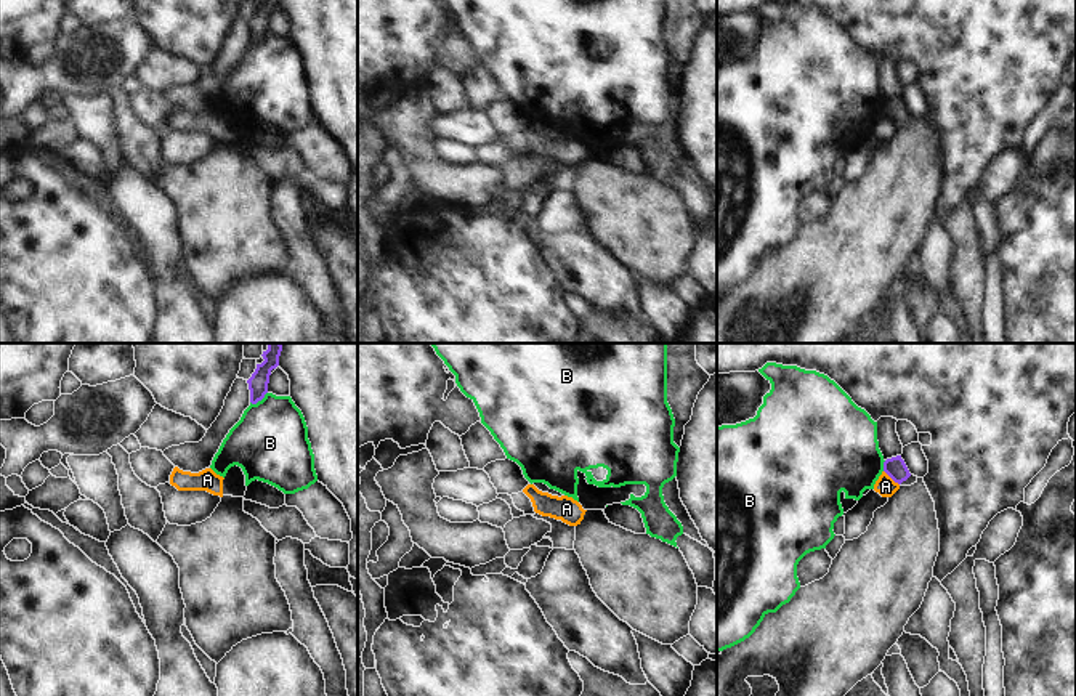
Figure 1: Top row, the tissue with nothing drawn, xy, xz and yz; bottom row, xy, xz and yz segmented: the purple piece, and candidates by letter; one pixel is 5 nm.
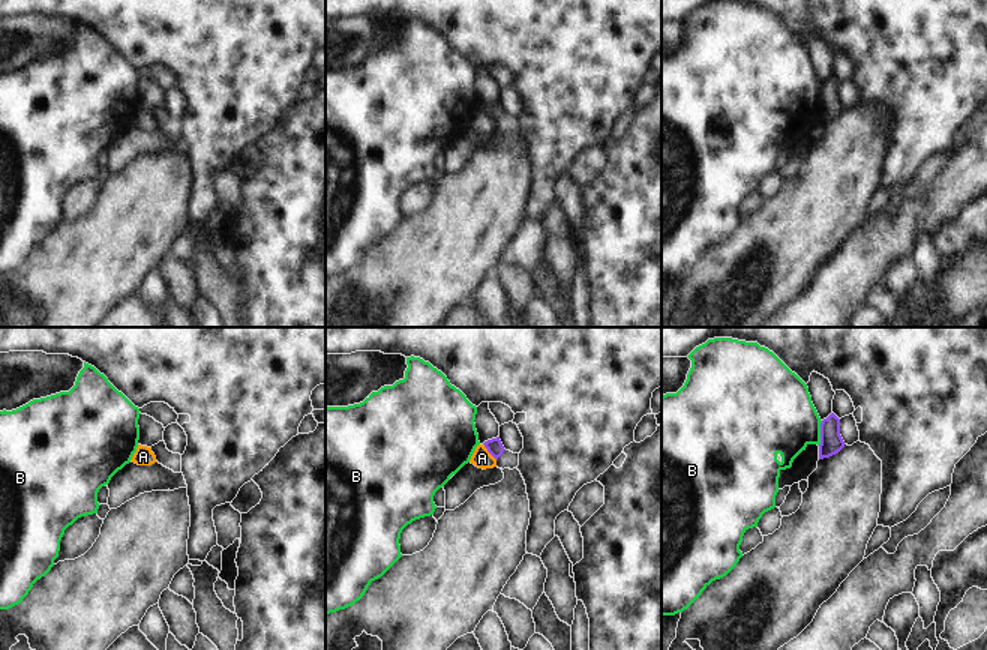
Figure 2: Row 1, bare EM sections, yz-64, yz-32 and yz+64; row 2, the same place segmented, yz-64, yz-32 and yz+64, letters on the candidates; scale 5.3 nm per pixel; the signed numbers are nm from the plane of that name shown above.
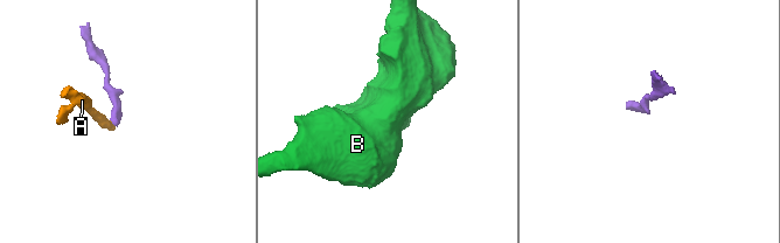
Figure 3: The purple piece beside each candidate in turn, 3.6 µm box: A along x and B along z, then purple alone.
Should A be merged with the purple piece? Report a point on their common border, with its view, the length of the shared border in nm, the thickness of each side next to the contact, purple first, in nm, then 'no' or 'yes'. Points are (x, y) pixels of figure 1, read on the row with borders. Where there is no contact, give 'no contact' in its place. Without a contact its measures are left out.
yz (892, 478) | 110 nm | 110/100 nm | no

